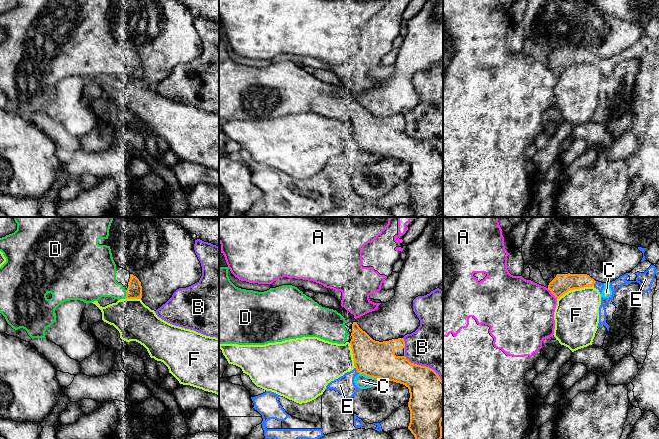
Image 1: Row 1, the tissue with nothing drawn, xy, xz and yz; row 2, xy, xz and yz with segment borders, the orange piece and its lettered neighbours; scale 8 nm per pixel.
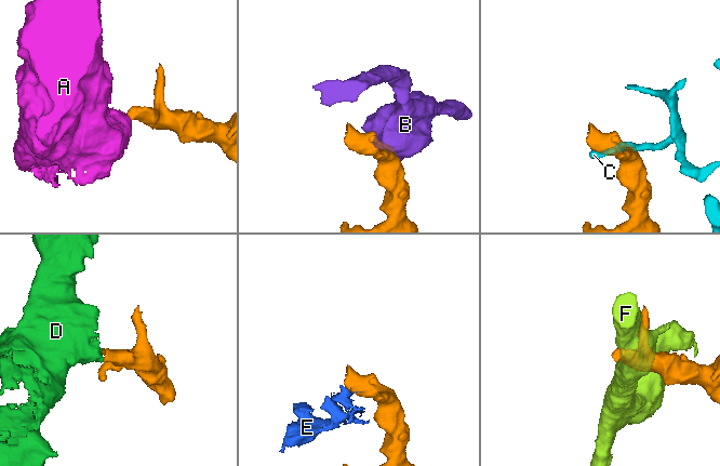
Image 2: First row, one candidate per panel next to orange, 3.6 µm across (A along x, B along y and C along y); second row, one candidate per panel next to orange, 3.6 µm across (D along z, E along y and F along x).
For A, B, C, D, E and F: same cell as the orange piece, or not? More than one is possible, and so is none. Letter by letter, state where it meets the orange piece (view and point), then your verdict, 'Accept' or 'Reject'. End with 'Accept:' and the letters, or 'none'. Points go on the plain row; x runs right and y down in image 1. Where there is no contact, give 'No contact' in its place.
A: Touches orange at yz (552, 69). Reject
B: Touches orange at xz (416, 140). Reject
C: Touches orange at xz (371, 152). Reject
D: Touches orange at xy (126, 70). Accept
E: Touches orange at xz (356, 145). Reject
F: Touches orange at yz (575, 64). Reject
Accept: D

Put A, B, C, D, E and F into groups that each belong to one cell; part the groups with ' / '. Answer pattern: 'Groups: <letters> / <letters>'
Groups: A / B / C E / D / F

